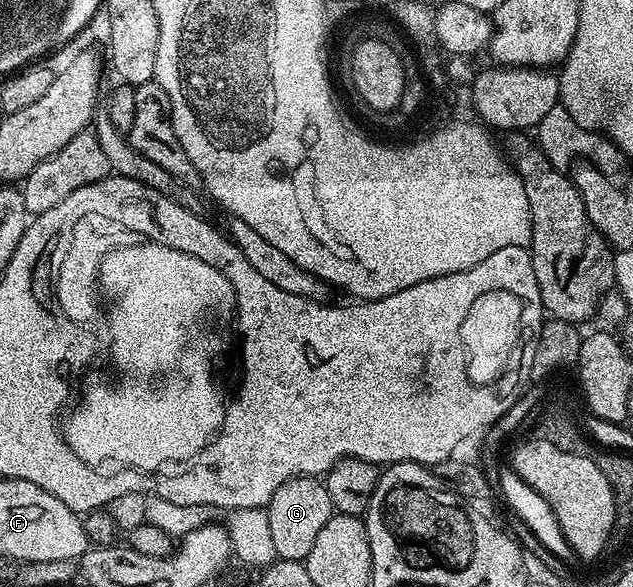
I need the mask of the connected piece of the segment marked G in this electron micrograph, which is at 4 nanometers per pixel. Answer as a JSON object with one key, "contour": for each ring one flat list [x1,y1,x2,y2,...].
{"contour":[[309,475,285,481,285,485,281,485,277,493,273,493,265,510,269,517,269,530,273,536,276,556,300,561,306,560,309,549,313,549,313,541,317,541,317,533,321,533,325,521,329,521,333,514,326,482]]}

